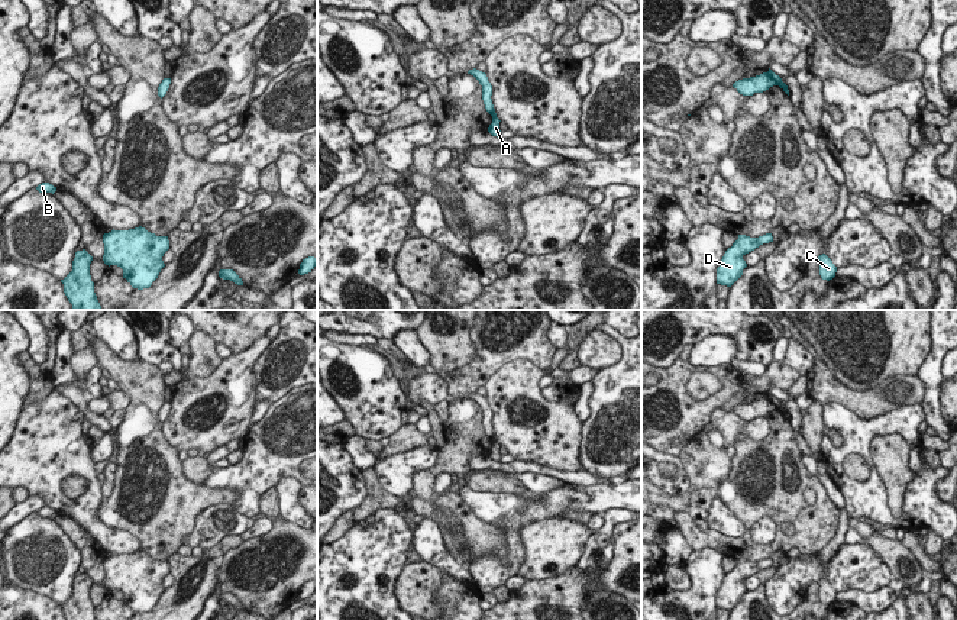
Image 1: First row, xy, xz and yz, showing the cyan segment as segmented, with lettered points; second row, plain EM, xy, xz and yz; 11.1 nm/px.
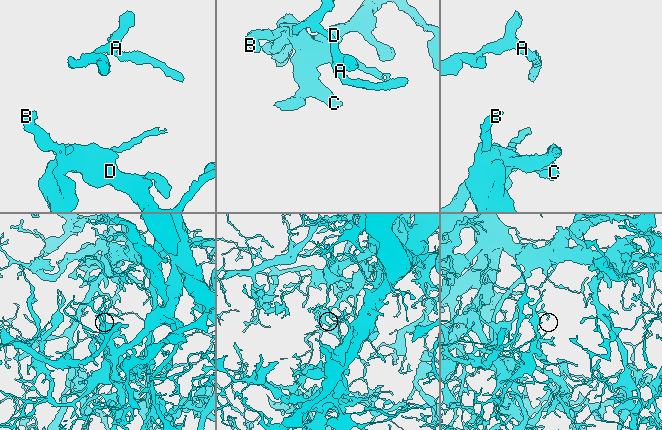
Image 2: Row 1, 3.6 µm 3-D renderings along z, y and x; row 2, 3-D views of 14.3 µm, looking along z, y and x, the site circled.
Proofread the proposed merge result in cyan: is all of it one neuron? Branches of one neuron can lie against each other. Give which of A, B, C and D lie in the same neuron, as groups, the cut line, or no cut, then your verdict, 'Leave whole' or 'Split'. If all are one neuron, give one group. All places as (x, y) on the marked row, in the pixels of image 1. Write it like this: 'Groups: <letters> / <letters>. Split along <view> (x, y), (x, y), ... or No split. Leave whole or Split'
Groups: A B C D. No split. Leave whole

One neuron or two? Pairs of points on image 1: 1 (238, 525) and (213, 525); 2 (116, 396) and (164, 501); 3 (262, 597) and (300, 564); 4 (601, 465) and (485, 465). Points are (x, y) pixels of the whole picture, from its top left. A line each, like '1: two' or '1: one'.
1: one
2: two
3: one
4: two

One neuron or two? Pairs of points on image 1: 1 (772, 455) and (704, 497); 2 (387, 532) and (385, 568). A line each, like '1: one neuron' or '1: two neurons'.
1: two neurons
2: one neuron

